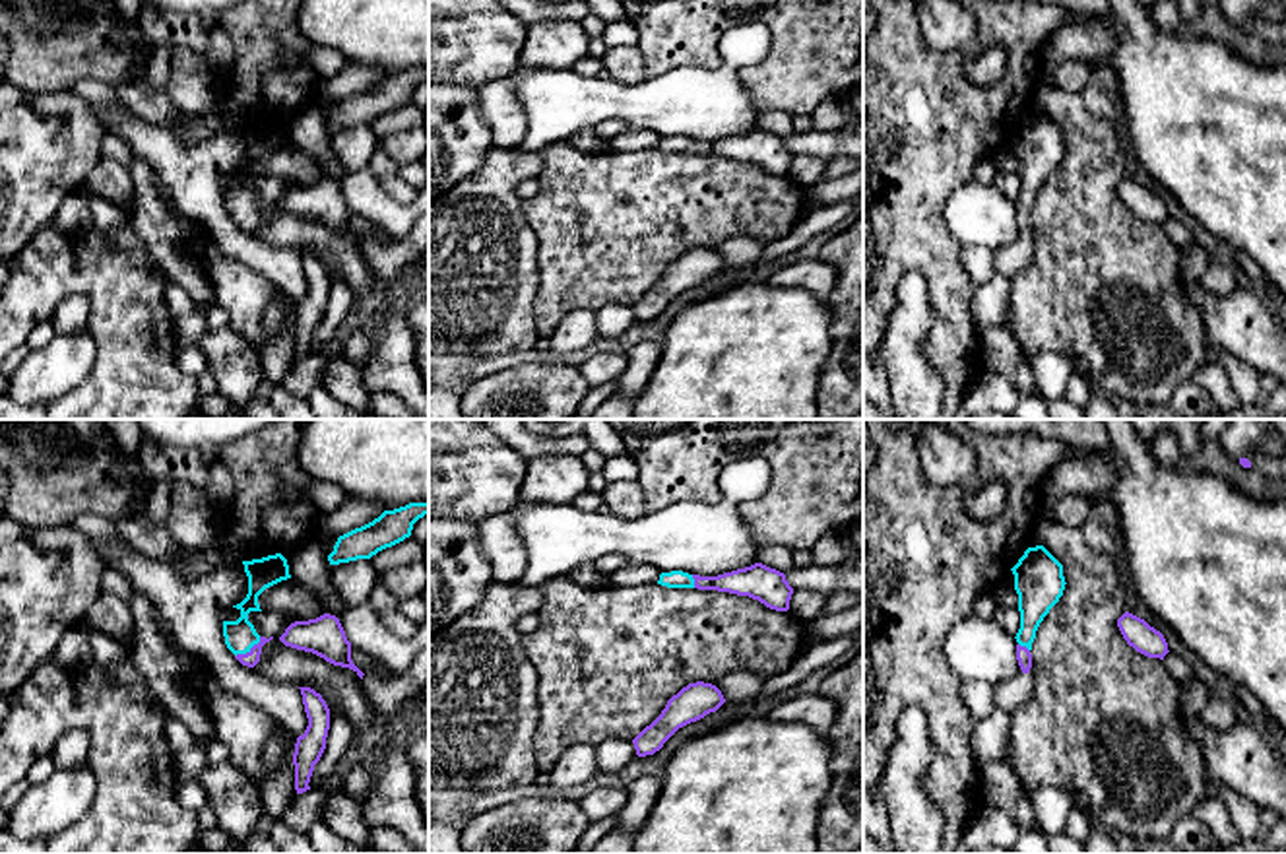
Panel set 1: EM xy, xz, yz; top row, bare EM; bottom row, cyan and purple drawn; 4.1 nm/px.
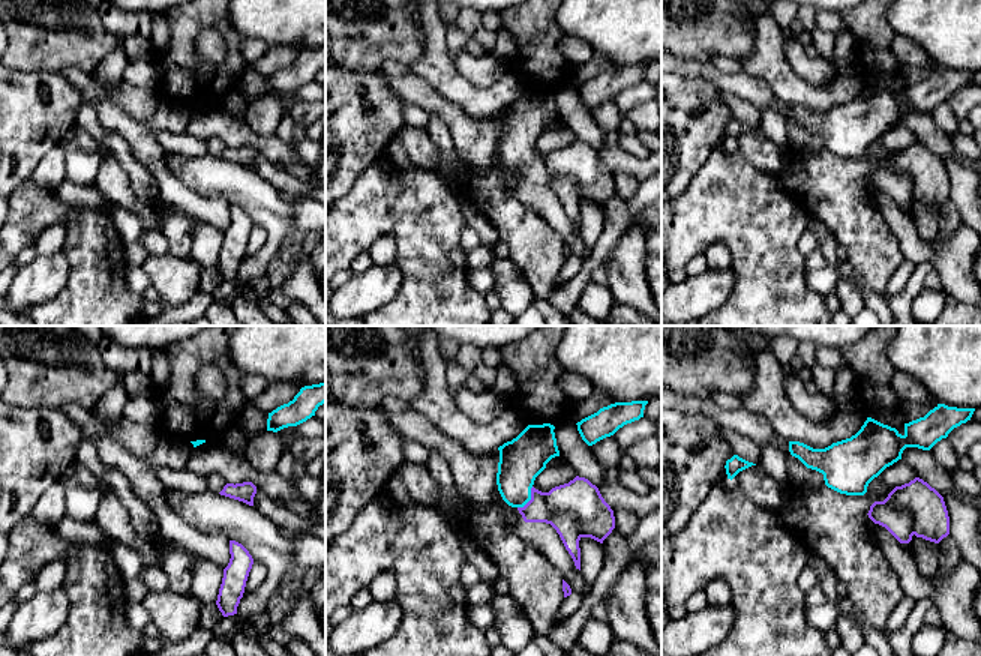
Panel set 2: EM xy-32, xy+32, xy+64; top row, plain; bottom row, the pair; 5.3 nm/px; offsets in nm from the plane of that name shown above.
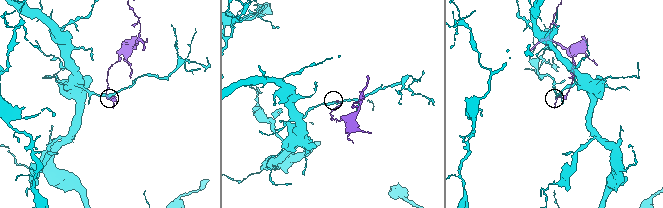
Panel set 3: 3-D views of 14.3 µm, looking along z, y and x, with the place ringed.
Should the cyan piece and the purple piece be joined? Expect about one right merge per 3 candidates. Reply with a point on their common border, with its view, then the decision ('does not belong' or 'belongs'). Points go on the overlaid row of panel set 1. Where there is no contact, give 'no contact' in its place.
xy (249, 649) | belongs

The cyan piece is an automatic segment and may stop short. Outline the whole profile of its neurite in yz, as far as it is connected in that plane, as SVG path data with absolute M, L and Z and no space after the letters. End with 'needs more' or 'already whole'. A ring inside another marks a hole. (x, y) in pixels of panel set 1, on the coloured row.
M1028 547L1011 569L1018 594L1020 629L1016 633L1016 660L1022 673L1032 668L1036 631L1065 590L1063 565L1044 547Z; needs more

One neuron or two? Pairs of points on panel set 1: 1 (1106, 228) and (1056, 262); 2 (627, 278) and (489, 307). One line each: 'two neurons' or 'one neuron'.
1: one neuron
2: two neurons

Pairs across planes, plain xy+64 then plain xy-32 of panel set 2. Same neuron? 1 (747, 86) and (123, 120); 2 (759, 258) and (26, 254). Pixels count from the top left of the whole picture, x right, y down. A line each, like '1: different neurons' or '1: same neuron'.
1: same neuron
2: different neurons

